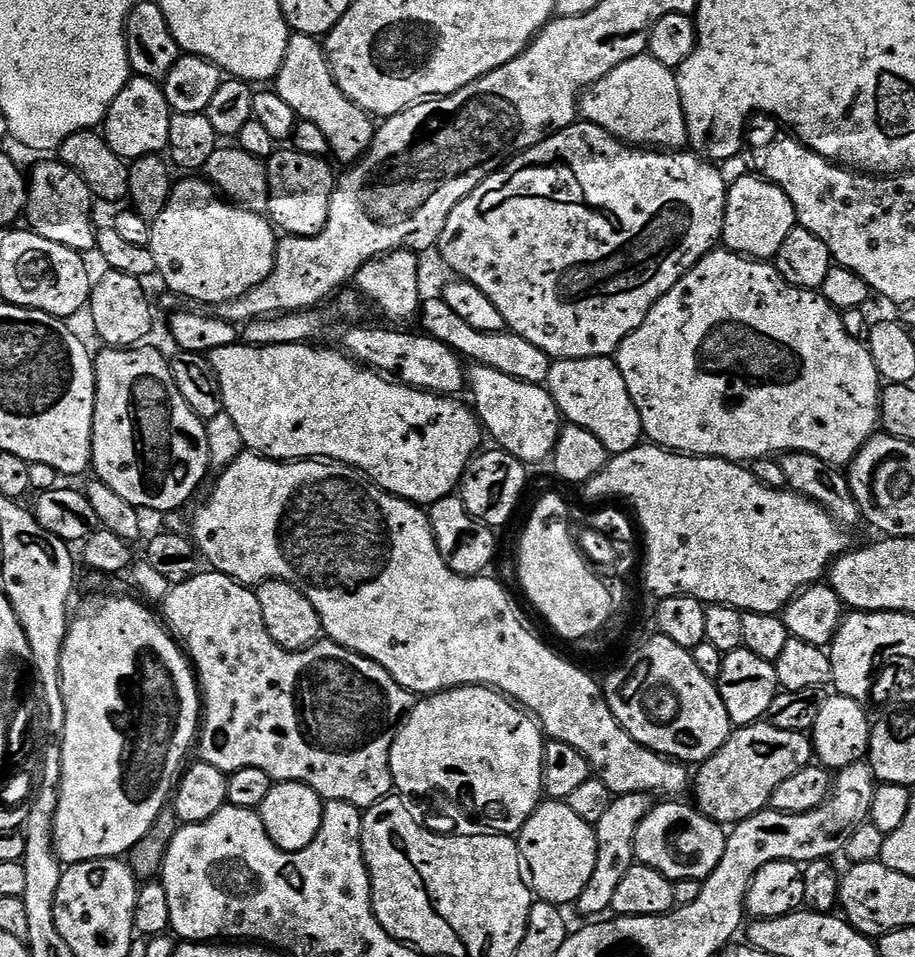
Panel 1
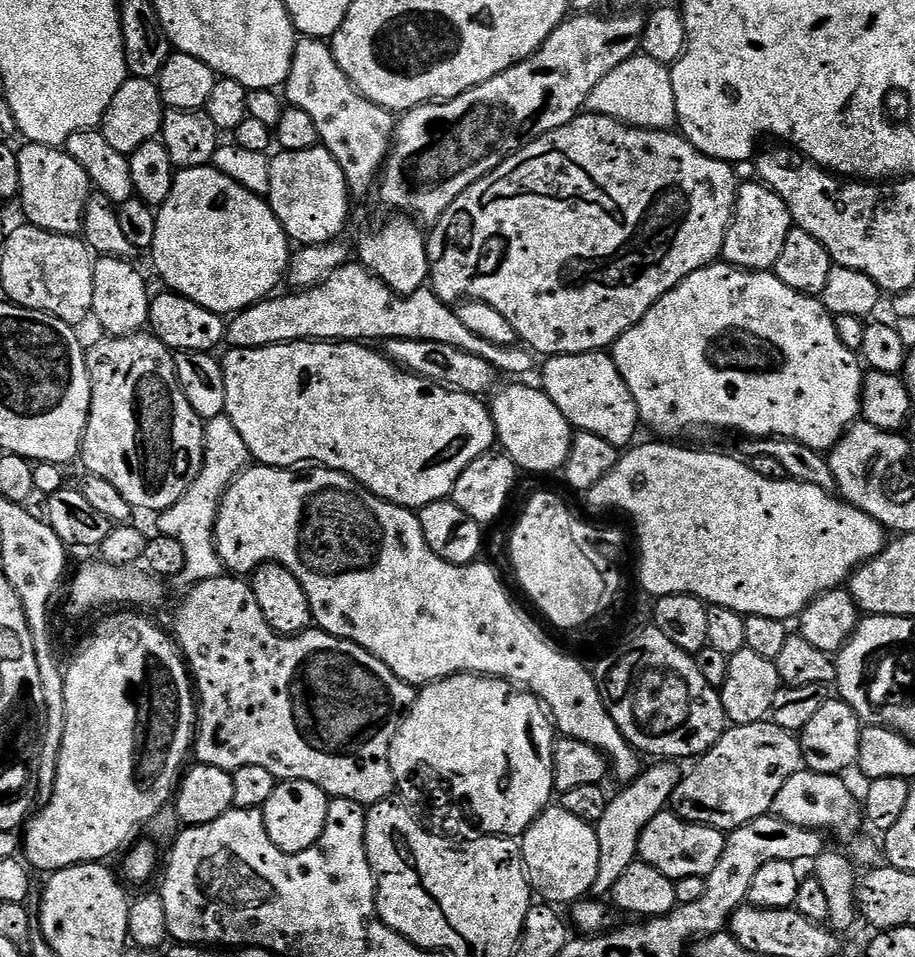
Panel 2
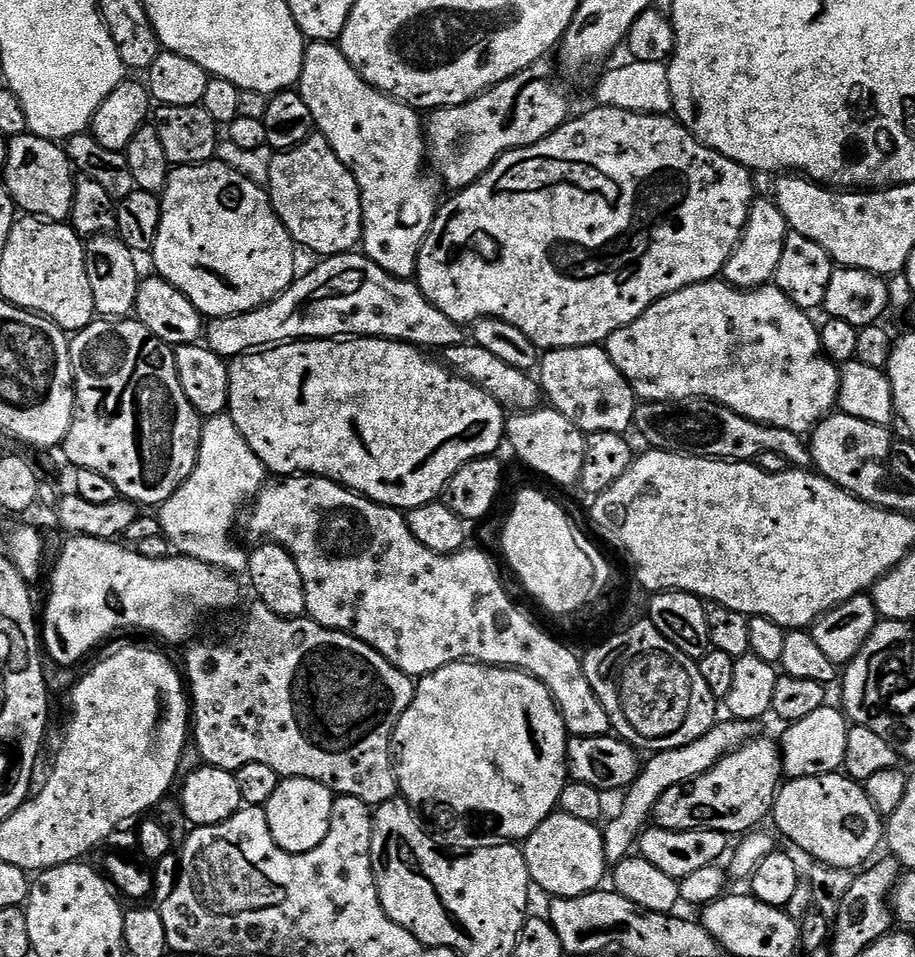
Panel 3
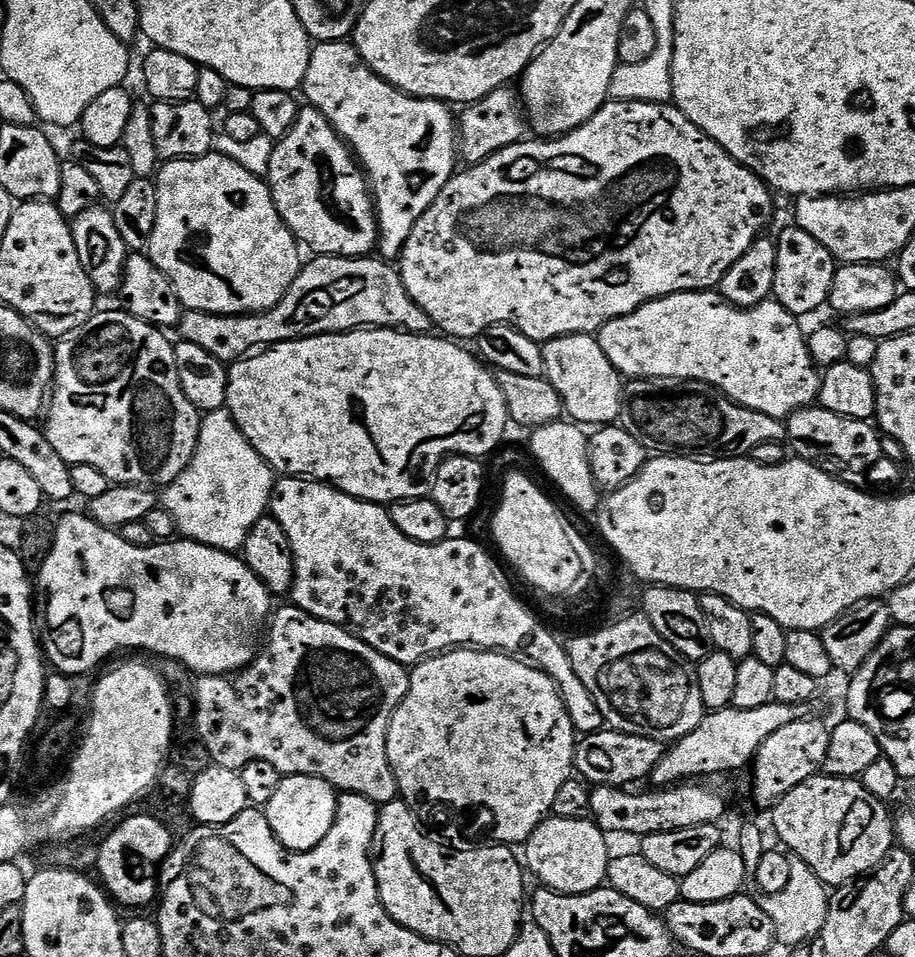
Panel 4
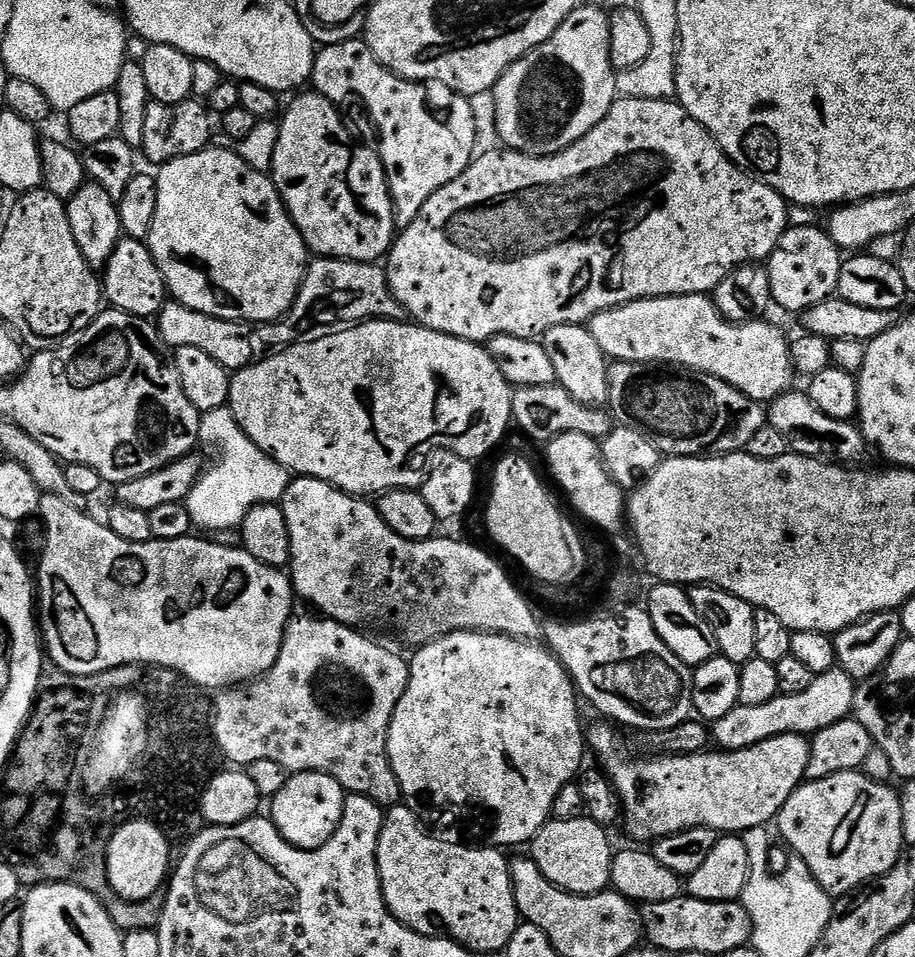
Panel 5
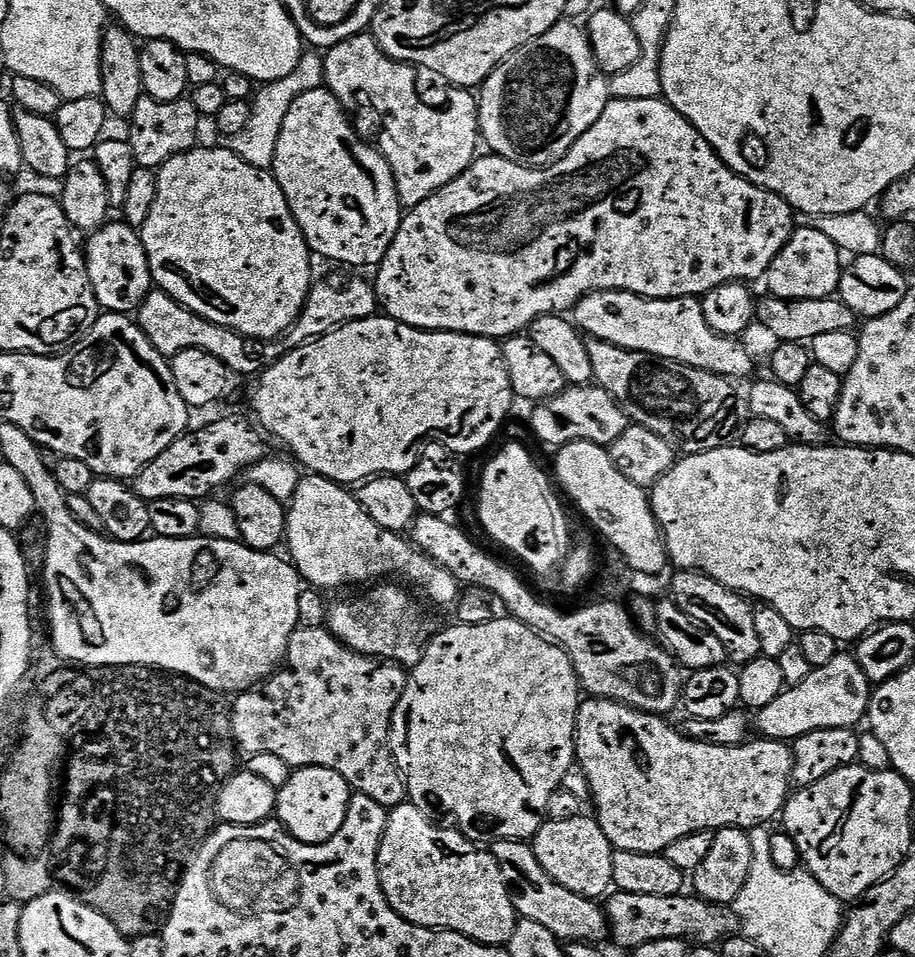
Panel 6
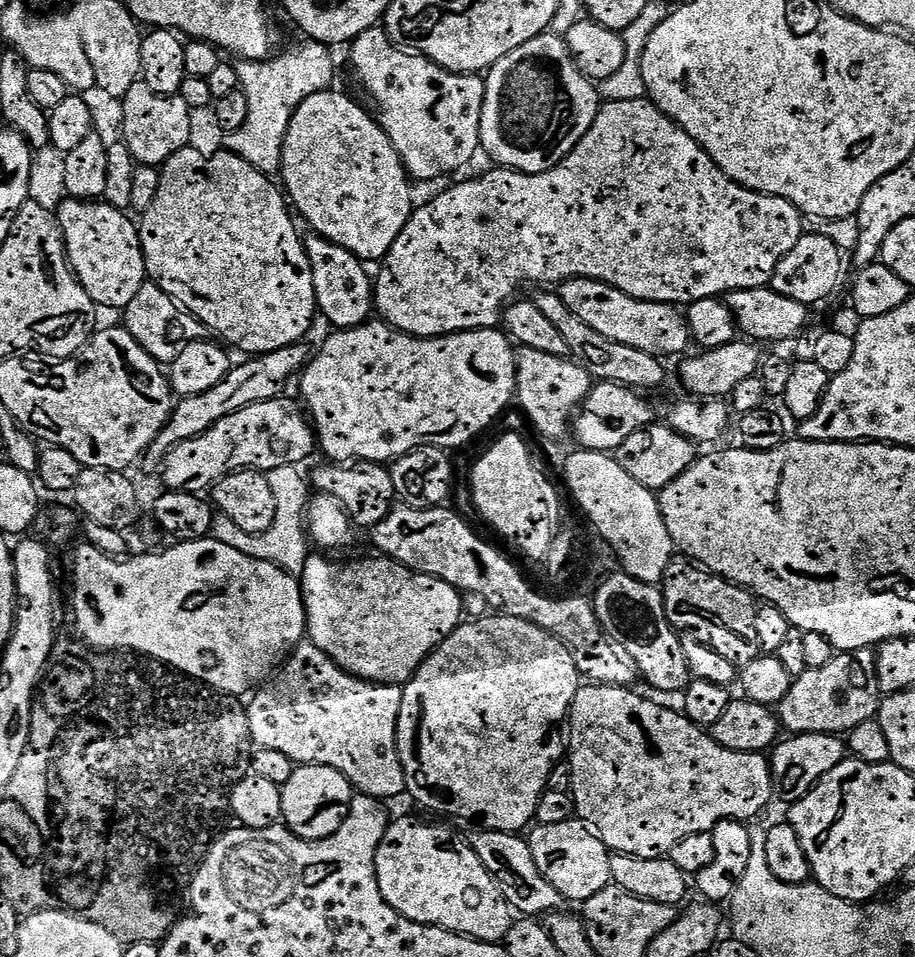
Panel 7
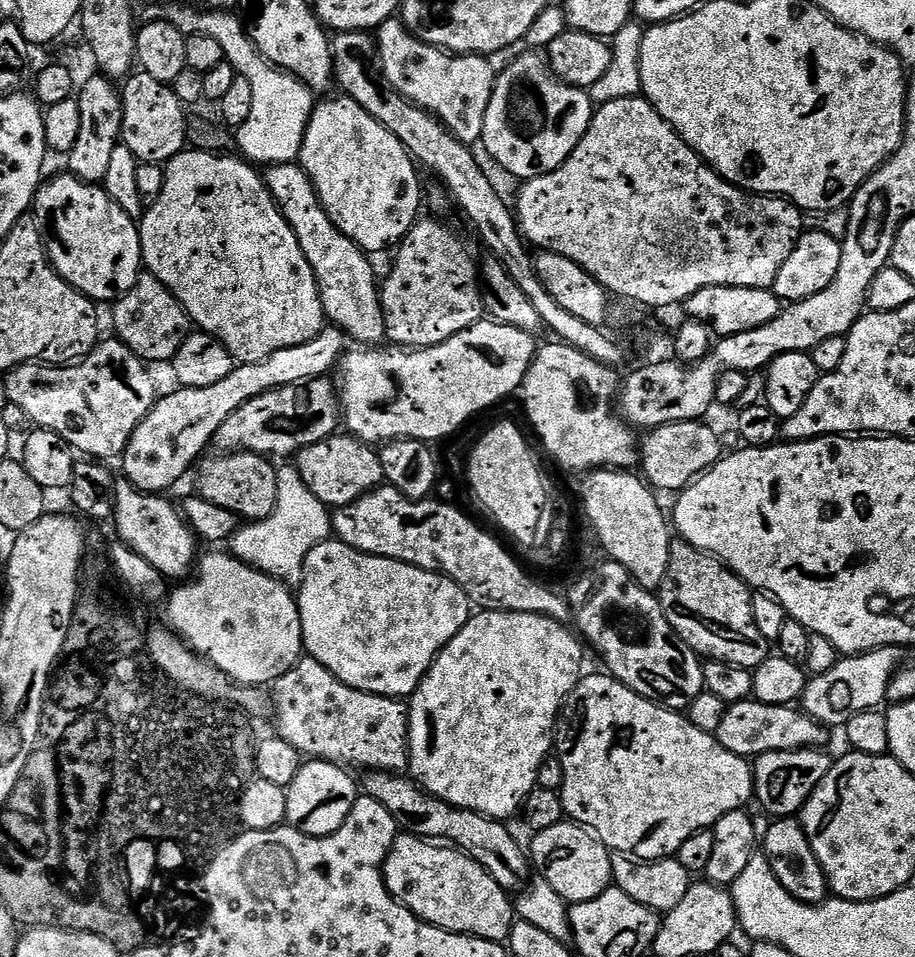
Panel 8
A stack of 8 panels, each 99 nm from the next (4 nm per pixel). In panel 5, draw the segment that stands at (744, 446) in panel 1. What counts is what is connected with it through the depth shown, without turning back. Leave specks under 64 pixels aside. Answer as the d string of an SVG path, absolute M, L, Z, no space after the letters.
M704 294L699 296L655 296L652 300L635 300L629 304L620 304L617 308L599 312L599 314L590 321L590 331L594 338L594 342L598 342L598 346L602 349L605 357L607 357L609 361L625 360L626 362L638 362L639 364L691 368L693 372L705 372L714 378L722 378L722 382L726 382L730 386L742 390L742 394L746 394L752 400L771 402L777 400L782 393L789 391L789 389L793 387L792 376L794 377L794 369L792 367L792 350L789 337L784 337L782 329L775 328L774 325L767 324L768 322L767 319L761 318L758 320L751 320L749 324L732 324L716 309L715 303Z

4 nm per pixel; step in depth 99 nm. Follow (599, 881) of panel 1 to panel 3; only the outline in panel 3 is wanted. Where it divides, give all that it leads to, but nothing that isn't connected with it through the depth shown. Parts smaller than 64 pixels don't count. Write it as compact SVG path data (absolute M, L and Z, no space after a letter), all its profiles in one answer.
M731 718L721 719L709 732L702 734L694 742L686 746L678 746L674 750L658 752L647 757L646 763L641 767L633 784L629 784L623 793L624 805L620 813L609 822L604 833L604 858L609 865L615 866L619 860L626 859L637 847L640 834L649 823L650 817L655 810L655 804L662 794L672 786L686 783L698 778L706 771L710 771L725 755L742 747L754 736L753 721L734 720Z

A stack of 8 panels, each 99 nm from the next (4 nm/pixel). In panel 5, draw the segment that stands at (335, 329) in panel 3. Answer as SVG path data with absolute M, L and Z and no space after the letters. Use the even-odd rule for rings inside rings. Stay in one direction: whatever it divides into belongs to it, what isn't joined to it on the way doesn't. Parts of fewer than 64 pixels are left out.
M316 258L304 273L304 284L291 310L271 324L259 325L258 332L261 346L268 348L264 350L283 350L329 326L351 326L366 320L404 320L405 316L404 308L390 290L387 271L379 263ZM168 302L160 309L154 323L157 332L169 349L194 346L194 350L203 350L205 354L210 354L210 358L214 358L214 362L228 369L229 373L235 374L257 359L257 329L251 324L245 324L243 320L214 318L198 310L190 310L185 304Z

